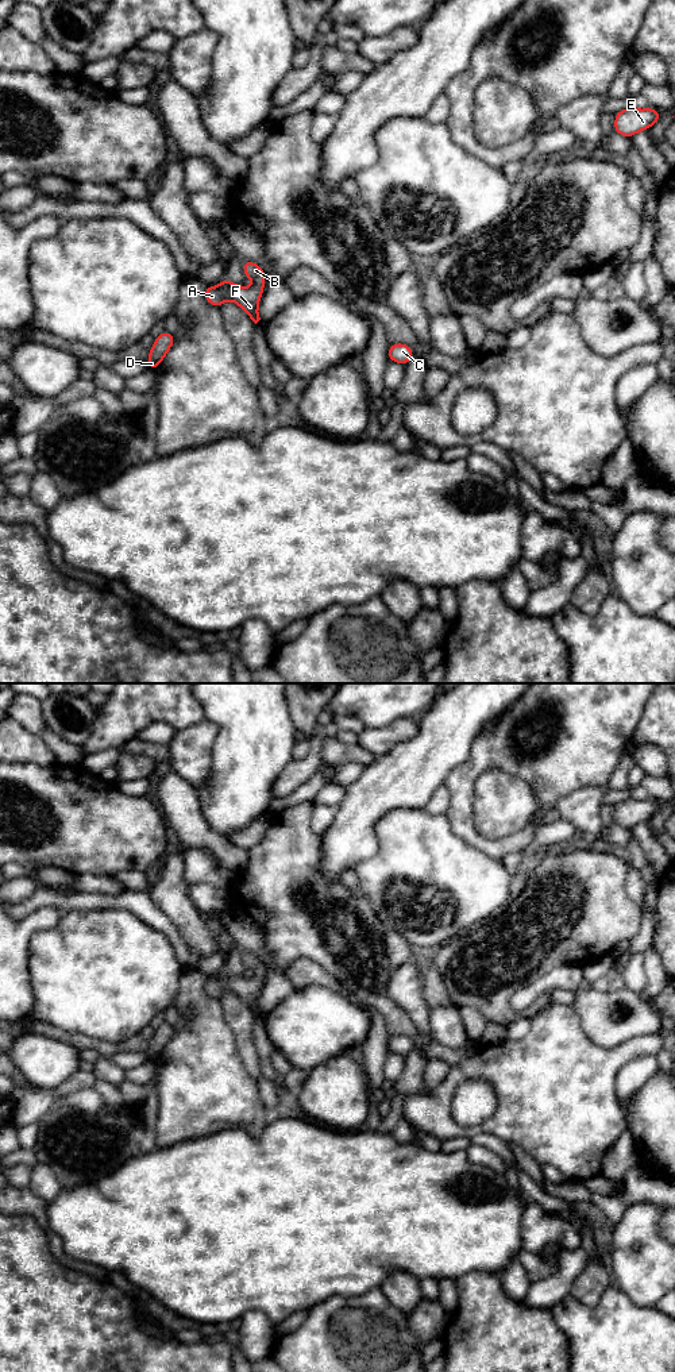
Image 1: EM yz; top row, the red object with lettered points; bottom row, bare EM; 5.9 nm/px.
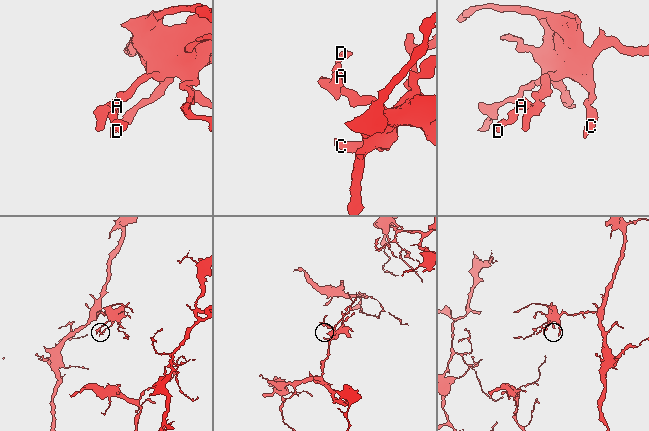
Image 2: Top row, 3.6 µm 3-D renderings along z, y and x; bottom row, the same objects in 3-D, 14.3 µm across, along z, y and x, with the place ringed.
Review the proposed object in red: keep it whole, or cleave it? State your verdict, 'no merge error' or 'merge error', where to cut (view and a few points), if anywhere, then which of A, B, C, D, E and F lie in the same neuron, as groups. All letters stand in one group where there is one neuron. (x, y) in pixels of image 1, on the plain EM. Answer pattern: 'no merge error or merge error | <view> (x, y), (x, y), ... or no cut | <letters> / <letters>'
no merge error | no cut | A B C D E F

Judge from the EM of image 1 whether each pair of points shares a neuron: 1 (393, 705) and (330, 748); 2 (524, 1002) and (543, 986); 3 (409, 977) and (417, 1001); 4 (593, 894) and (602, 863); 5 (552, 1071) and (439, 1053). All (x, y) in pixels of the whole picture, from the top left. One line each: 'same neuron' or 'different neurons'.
1: different neurons
2: same neuron
3: same neuron
4: same neuron
5: different neurons

